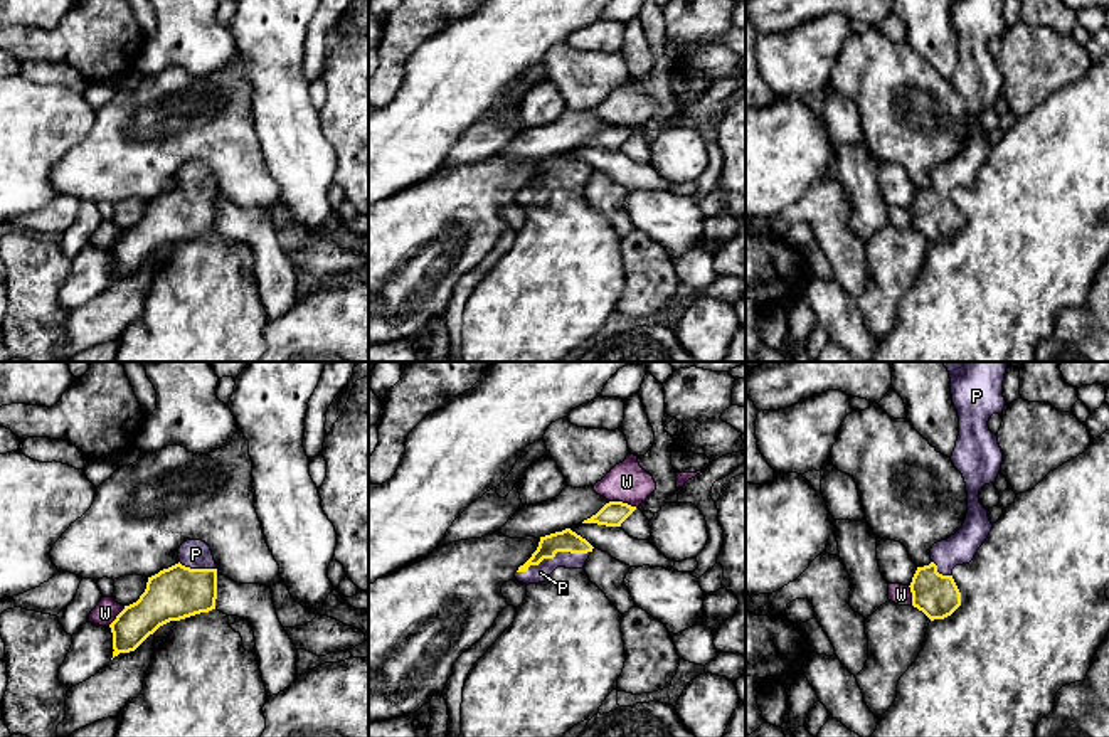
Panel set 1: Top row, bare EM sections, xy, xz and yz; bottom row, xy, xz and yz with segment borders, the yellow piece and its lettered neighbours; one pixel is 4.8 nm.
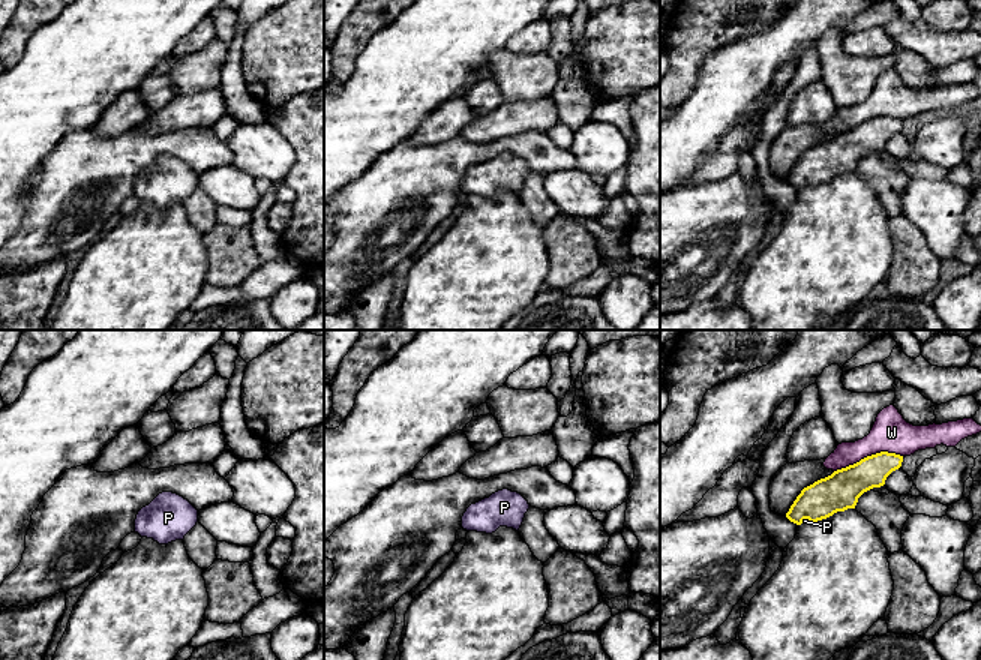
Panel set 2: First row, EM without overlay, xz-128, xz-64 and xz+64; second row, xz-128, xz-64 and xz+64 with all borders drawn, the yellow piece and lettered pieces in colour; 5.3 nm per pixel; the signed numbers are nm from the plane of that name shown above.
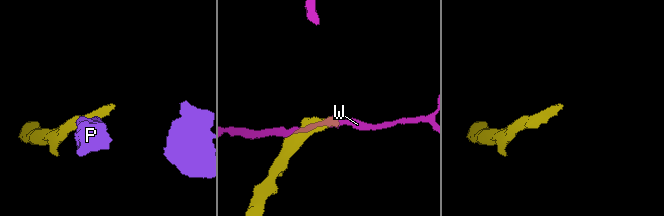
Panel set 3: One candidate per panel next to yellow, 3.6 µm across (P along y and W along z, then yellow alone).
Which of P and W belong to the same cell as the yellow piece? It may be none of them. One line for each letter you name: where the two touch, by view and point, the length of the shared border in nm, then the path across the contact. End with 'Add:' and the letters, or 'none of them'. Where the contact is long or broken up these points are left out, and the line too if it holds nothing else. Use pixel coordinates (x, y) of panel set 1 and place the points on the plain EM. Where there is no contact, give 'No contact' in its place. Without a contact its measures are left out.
P: Touches yellow at xz (552, 180). Shared border 360 nm. Path across: xz (566, 164), (552, 180), (541, 196)
Add: P

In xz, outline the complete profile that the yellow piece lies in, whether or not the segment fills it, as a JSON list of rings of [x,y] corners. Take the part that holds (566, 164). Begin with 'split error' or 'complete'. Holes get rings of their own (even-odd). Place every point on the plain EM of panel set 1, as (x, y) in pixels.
split error; [[[570,151],[540,160],[537,173],[518,190],[515,202],[528,209],[549,204],[557,190],[584,192],[592,172]]]

